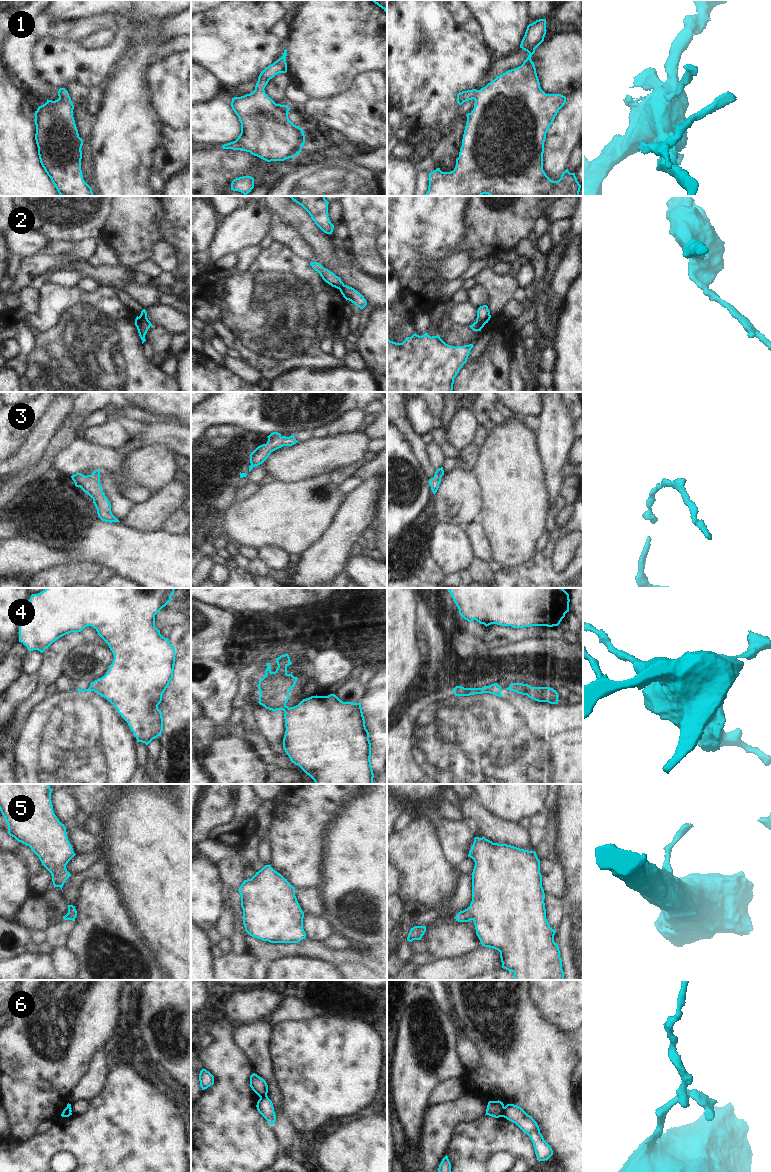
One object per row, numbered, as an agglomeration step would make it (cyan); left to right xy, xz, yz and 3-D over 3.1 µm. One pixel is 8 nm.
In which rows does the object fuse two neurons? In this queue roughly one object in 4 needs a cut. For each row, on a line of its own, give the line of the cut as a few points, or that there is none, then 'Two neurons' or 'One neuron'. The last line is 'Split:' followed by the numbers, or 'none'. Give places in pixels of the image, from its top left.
1: No split. One neuron
2: Split along xy (139, 316), (150, 325). Two neurons
3: No split. One neuron
4: Split along xz (288, 707), (285, 713). Two neurons
5: No split. One neuron
6: Split along yz (505, 1107), (502, 1116). Two neurons
Split: 2, 4, 6

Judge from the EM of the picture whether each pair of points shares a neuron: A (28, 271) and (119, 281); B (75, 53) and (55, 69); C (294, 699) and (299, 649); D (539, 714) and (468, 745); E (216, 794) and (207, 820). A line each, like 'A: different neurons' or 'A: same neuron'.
A: same neuron
B: same neuron
C: same neuron
D: same neuron
E: same neuron

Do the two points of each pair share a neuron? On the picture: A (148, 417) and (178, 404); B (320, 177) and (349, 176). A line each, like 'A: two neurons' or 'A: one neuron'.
A: two neurons
B: one neuron

